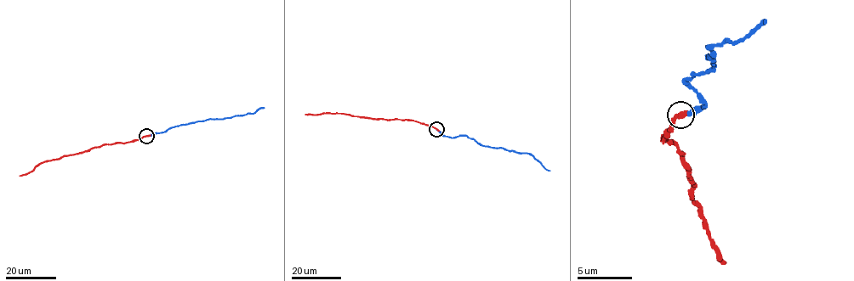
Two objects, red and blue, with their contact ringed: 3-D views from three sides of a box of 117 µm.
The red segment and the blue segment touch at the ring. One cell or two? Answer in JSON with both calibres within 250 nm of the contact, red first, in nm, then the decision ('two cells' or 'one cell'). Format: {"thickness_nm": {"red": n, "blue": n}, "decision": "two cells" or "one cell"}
{"thickness_nm": {"red": 380, "blue": 130}, "decision": "one cell"}

